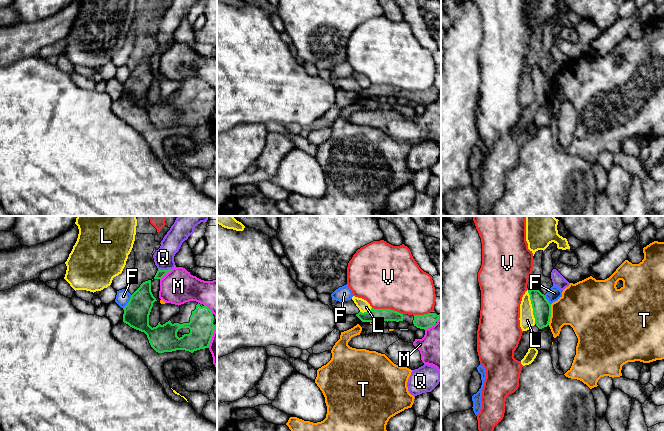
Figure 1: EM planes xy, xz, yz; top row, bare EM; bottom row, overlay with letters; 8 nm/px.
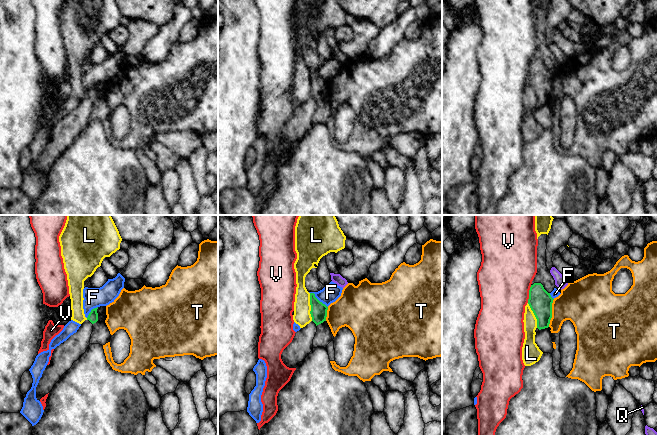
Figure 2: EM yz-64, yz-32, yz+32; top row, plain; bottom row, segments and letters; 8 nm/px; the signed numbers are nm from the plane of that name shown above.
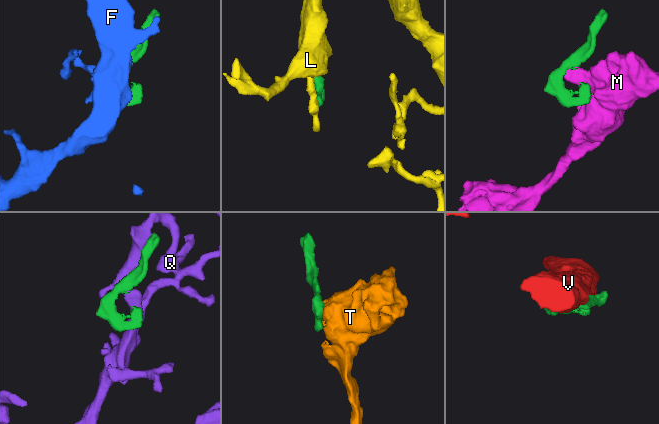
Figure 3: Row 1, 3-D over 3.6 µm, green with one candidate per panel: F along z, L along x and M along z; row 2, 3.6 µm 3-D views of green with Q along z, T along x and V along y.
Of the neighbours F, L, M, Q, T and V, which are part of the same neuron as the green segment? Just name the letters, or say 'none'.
none

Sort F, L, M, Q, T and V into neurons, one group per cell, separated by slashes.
F / L / M / Q / T / V

